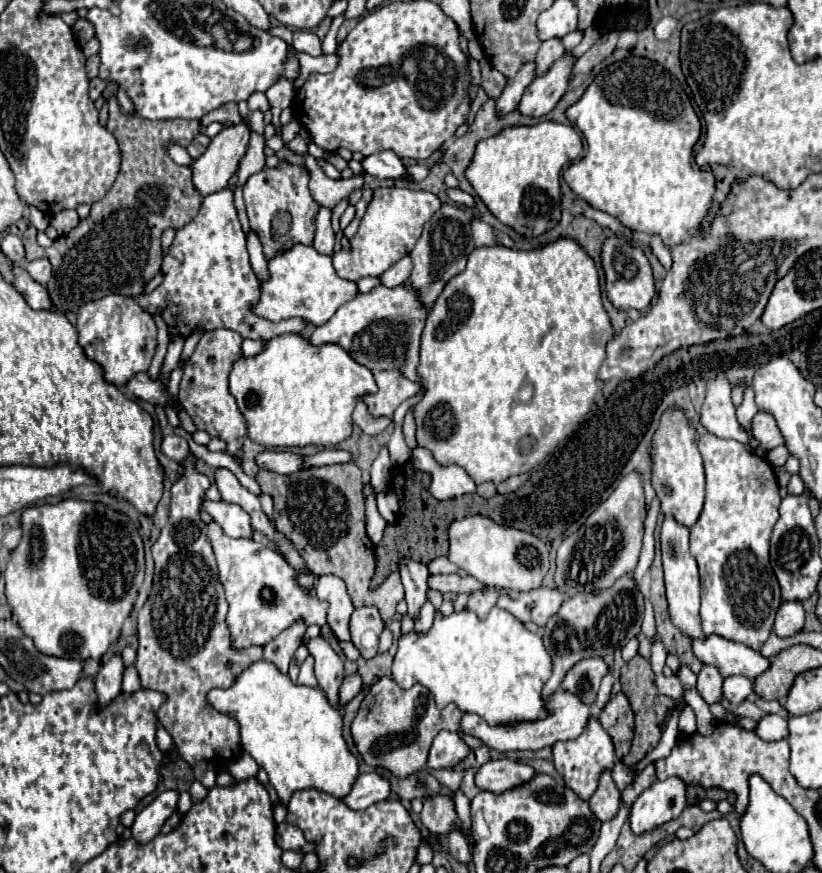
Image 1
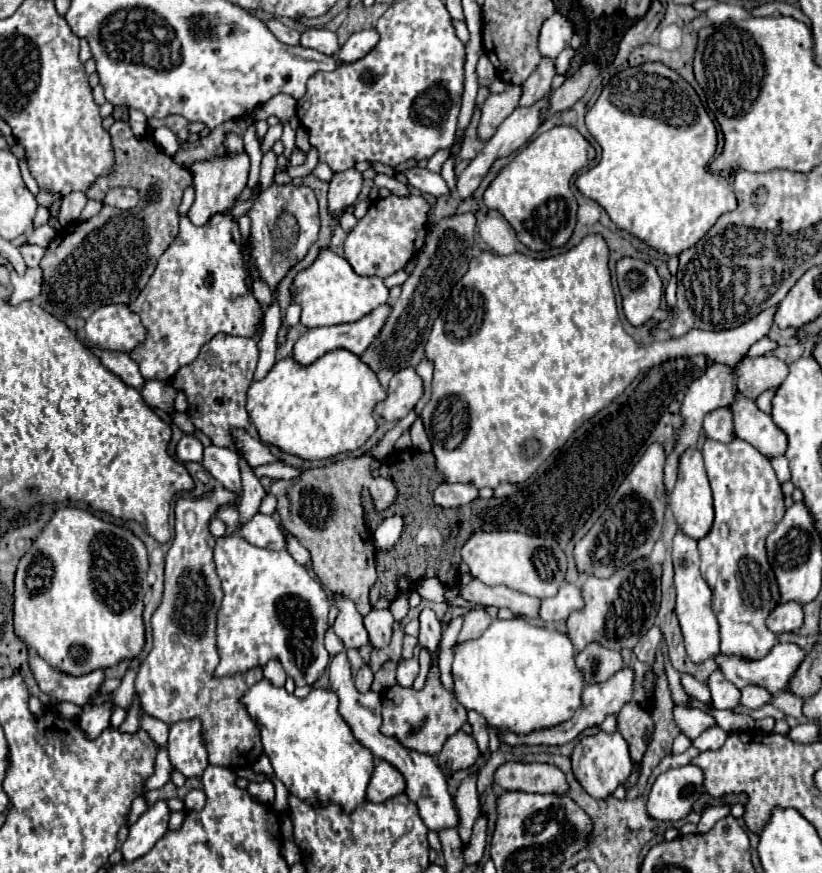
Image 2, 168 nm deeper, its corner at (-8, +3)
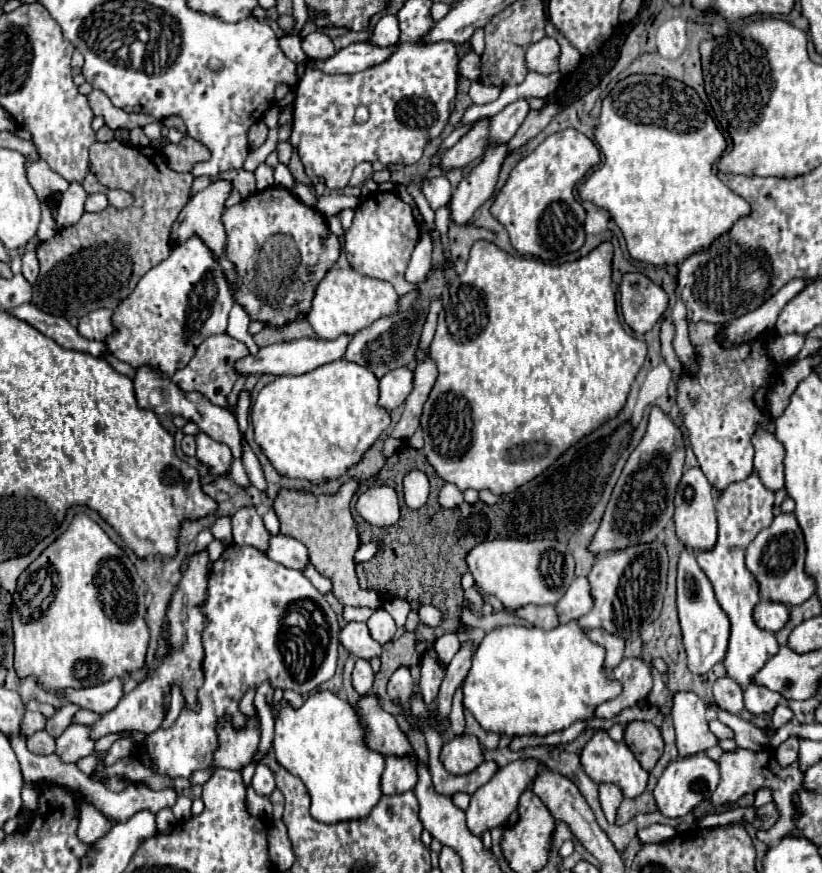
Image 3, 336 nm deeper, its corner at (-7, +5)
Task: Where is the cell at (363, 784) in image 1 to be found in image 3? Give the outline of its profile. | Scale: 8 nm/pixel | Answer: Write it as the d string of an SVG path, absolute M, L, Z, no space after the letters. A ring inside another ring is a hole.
M403 755L403 757L387 757L387 765L381 779L383 795L397 795L411 791L417 785L417 757Z

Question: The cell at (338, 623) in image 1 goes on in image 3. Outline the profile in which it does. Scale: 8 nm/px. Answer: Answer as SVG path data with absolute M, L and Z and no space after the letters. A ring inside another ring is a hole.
M347 623L345 629L341 629L339 635L343 647L361 659L373 659L373 657L381 657L381 649L383 645L379 645L371 635L365 623Z

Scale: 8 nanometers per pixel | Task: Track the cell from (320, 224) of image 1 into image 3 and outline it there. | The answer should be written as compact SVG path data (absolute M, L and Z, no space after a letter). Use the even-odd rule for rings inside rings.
M359 163L355 169L353 169L353 175L351 175L351 181L349 181L349 185L351 187L359 187L359 185L363 185L369 177L373 175L373 167L371 167L371 163Z

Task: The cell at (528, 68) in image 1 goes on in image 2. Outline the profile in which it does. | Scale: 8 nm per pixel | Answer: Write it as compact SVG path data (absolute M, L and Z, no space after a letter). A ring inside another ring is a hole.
M506 85L506 89L498 95L490 95L486 99L486 103L482 105L482 119L480 119L480 125L478 125L478 137L488 141L498 125L518 107L518 101L520 101L520 91L522 91L522 85Z

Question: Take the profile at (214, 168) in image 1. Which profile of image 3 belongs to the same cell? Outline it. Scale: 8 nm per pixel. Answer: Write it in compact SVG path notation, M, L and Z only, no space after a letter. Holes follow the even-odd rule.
M217 181L211 183L207 189L195 193L189 203L183 207L183 211L179 213L175 225L171 227L171 243L181 245L183 241L187 241L187 237L199 237L209 249L211 253L215 253L215 259L219 259L225 251L225 229L221 223L221 213L225 211L225 199L231 193L231 183L229 181Z

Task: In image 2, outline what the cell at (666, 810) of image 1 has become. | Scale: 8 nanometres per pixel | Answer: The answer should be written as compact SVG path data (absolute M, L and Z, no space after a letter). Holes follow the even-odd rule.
M684 765L670 769L654 781L646 801L646 811L658 821L680 821L690 813L702 791L700 767Z

